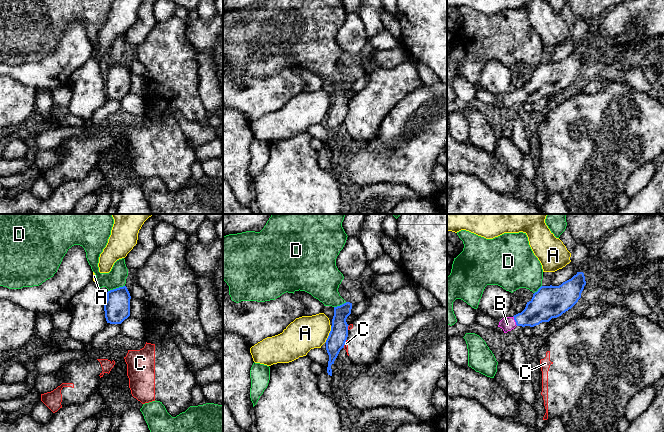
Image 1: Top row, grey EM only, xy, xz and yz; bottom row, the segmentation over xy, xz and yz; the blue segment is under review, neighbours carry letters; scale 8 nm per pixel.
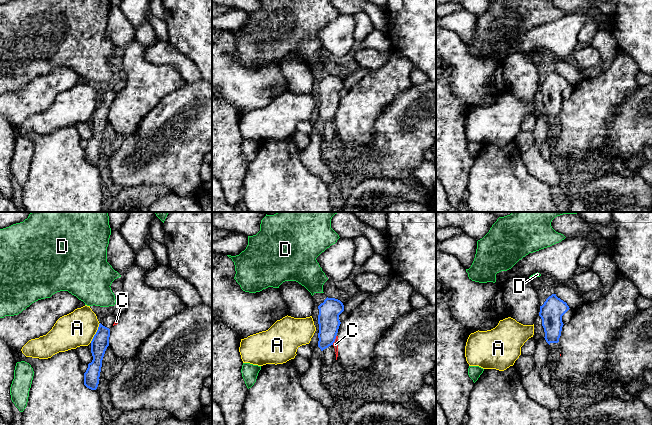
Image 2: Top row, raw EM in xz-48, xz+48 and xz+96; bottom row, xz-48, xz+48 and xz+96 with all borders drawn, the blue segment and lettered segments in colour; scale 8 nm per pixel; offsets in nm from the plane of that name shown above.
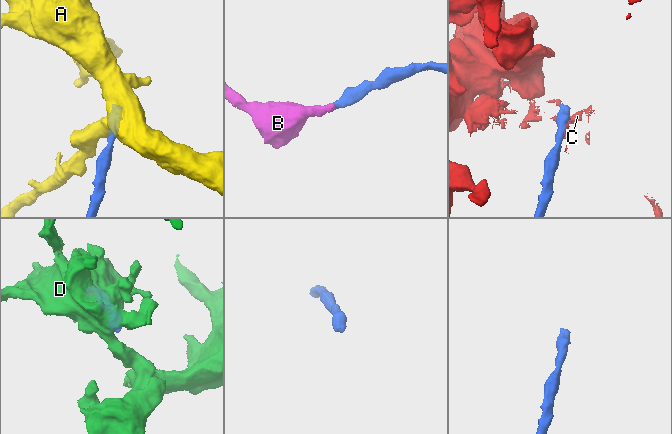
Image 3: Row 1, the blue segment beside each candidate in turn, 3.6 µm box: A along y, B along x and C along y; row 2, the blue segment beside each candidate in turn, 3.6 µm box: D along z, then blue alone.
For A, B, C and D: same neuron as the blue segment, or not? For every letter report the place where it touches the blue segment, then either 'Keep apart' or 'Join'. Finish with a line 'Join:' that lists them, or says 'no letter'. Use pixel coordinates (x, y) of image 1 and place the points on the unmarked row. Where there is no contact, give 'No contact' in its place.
A: Touches blue at xz (329, 110). Keep apart
B: Touches blue at yz (515, 97). Join
C: Touches blue at xz (344, 119). Keep apart
D: Touches blue at xy (116, 64). Keep apart
Join: B

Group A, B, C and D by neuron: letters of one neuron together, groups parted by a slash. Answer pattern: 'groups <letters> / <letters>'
groups A / B / C / D

